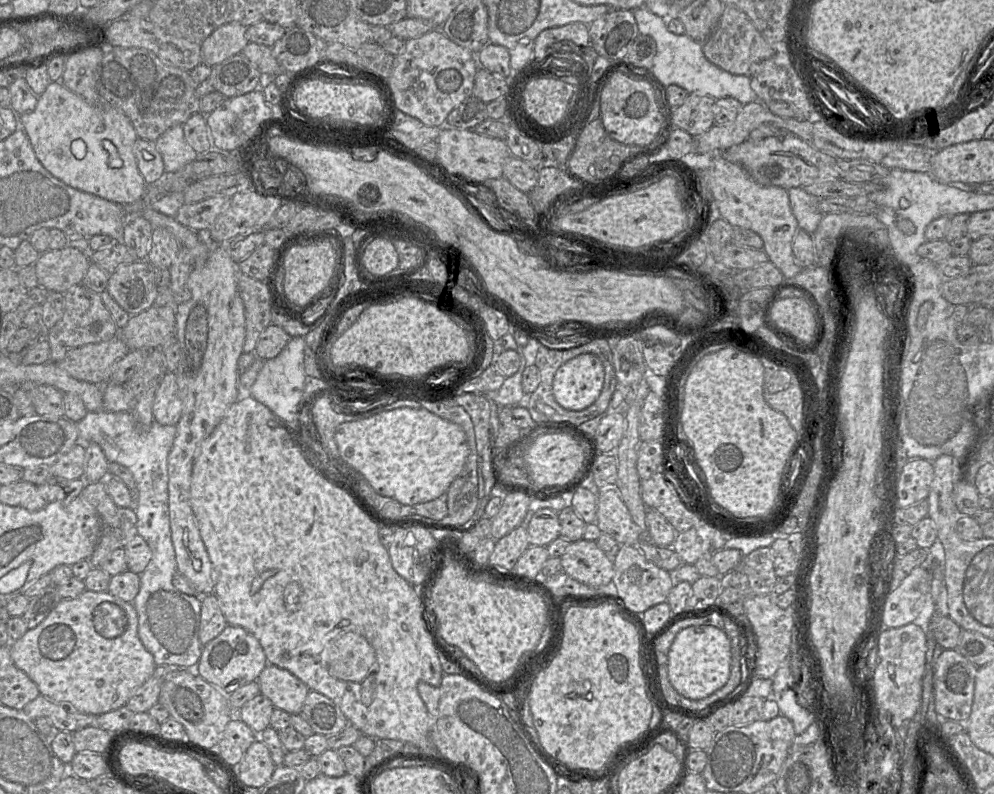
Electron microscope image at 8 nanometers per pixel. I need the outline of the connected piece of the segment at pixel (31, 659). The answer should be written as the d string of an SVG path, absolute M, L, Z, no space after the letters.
M85 590L72 599L62 599L35 628L28 629L18 640L10 641L14 664L37 685L40 694L55 702L69 702L77 710L101 715L126 705L129 698L152 675L156 668L153 655L138 635L138 614L132 602L112 595L108 590Z

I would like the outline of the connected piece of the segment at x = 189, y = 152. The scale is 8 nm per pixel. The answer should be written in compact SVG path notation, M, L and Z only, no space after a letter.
M175 125L165 131L155 141L157 150L162 156L164 171L176 172L196 159L198 153L184 137L183 125Z

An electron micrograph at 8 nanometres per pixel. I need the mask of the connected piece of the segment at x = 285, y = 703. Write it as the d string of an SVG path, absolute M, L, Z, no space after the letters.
M267 664L258 676L257 682L259 684L260 693L266 696L275 708L282 709L290 715L301 713L304 701L310 689L288 670Z

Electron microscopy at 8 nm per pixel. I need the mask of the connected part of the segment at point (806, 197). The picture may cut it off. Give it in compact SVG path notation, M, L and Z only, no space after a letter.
M801 187L790 188L787 193L799 229L805 230L809 234L813 233L823 217L818 210L818 200L823 197L809 194Z

